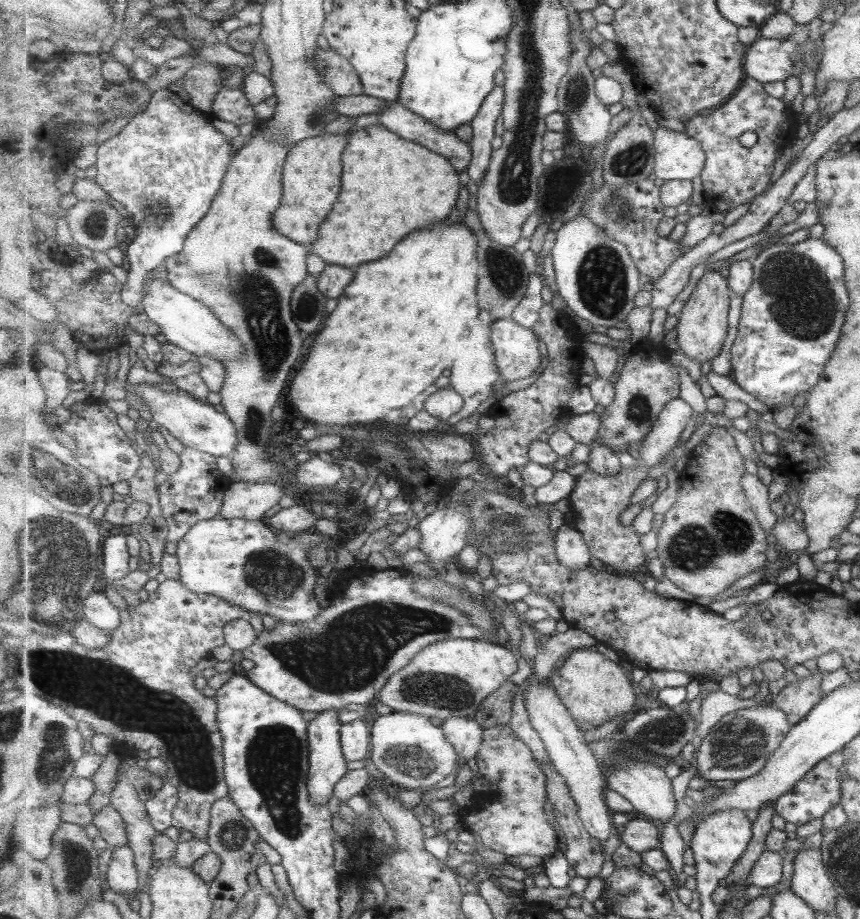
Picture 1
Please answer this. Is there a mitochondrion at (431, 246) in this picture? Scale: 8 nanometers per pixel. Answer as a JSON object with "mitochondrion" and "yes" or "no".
{"mitochondrion":"no"}

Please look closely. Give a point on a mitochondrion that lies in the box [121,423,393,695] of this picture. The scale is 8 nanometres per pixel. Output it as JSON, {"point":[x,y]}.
{"point":[268,572]}

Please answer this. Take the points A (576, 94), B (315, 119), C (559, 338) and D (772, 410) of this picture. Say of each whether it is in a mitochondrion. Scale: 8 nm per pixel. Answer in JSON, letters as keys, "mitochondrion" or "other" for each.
{"A":"mitochondrion","B":"mitochondrion","C":"other","D":"other"}

